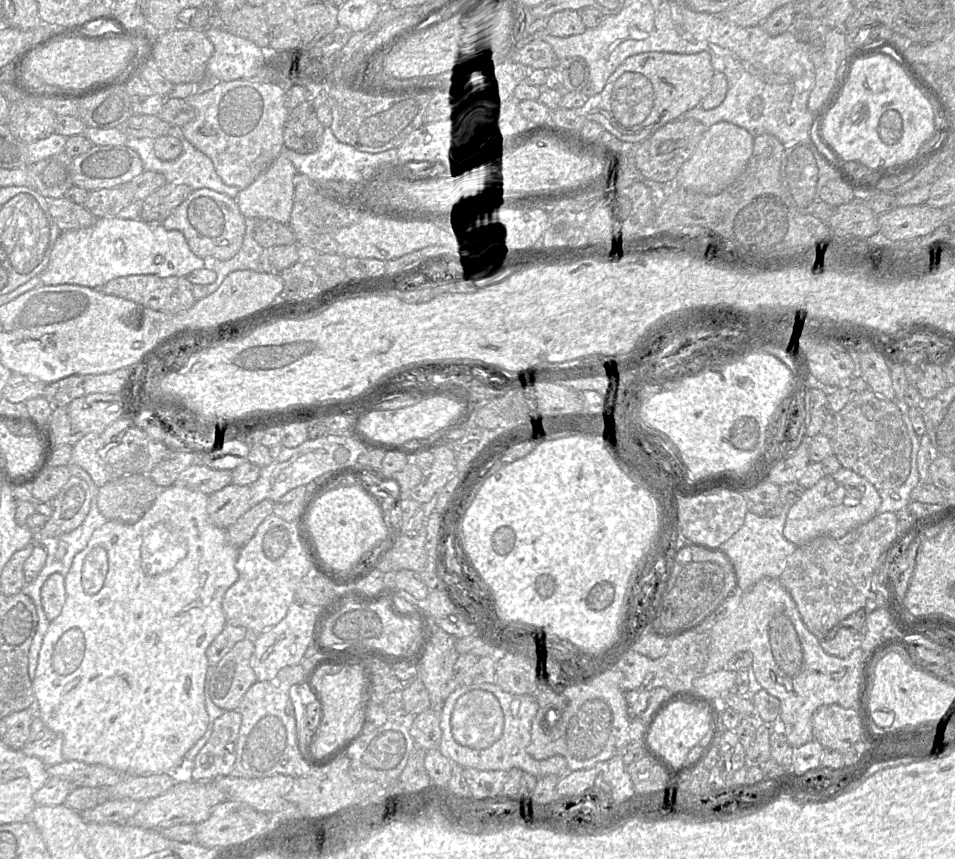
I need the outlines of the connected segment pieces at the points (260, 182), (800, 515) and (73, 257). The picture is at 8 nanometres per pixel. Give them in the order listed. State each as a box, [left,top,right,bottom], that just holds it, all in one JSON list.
[[235,155,298,224],[783,467,881,546],[39,216,206,288]]

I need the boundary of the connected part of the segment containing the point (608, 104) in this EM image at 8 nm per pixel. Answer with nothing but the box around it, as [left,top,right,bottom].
[568,52,715,144]

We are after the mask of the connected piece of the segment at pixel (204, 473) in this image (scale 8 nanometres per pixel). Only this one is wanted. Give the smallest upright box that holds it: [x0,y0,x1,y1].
[173,463,232,496]

